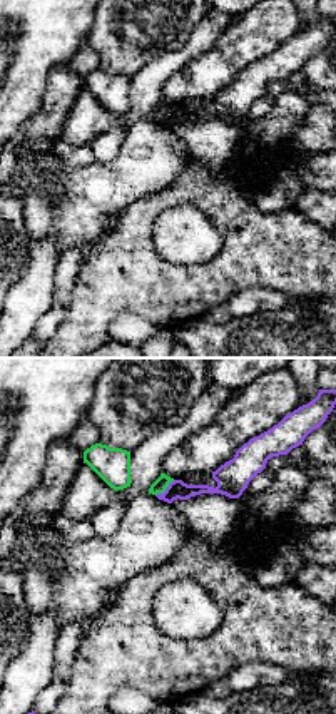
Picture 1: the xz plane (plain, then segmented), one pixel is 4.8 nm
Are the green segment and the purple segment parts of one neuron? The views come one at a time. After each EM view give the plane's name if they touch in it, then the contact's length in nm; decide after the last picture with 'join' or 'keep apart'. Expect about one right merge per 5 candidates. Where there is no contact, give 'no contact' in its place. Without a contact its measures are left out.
meets green in xz; contact 120 nm long

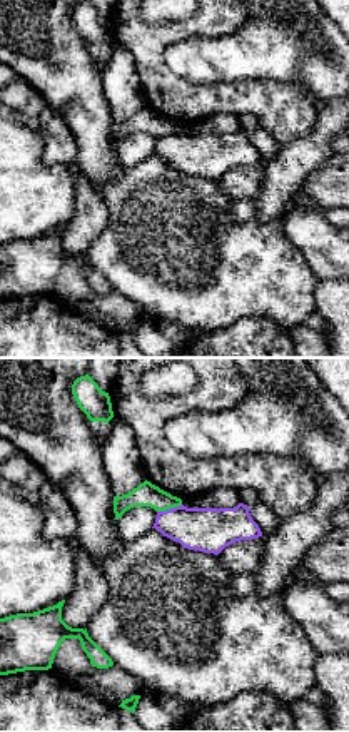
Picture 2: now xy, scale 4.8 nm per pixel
meets green in xy; contact 130 nm long

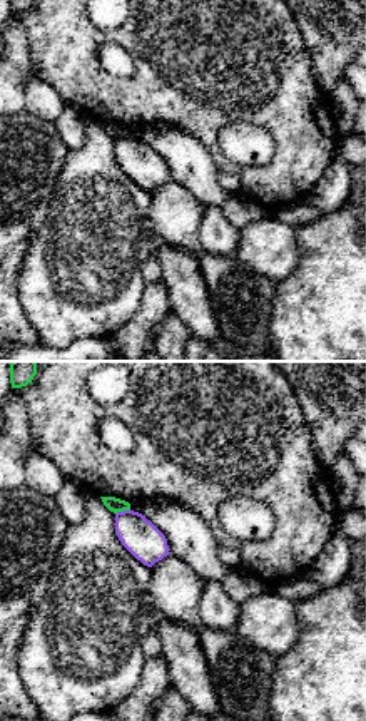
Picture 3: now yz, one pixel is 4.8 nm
meets green in yz; contact 80 nm long

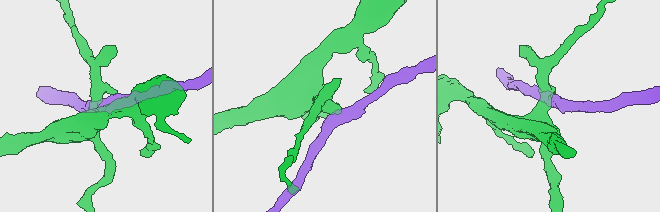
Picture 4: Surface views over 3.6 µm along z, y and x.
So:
keep apart

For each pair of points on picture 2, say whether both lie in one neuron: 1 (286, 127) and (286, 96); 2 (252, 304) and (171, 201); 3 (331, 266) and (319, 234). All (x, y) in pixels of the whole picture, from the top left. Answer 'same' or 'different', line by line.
1: same
2: same
3: same

